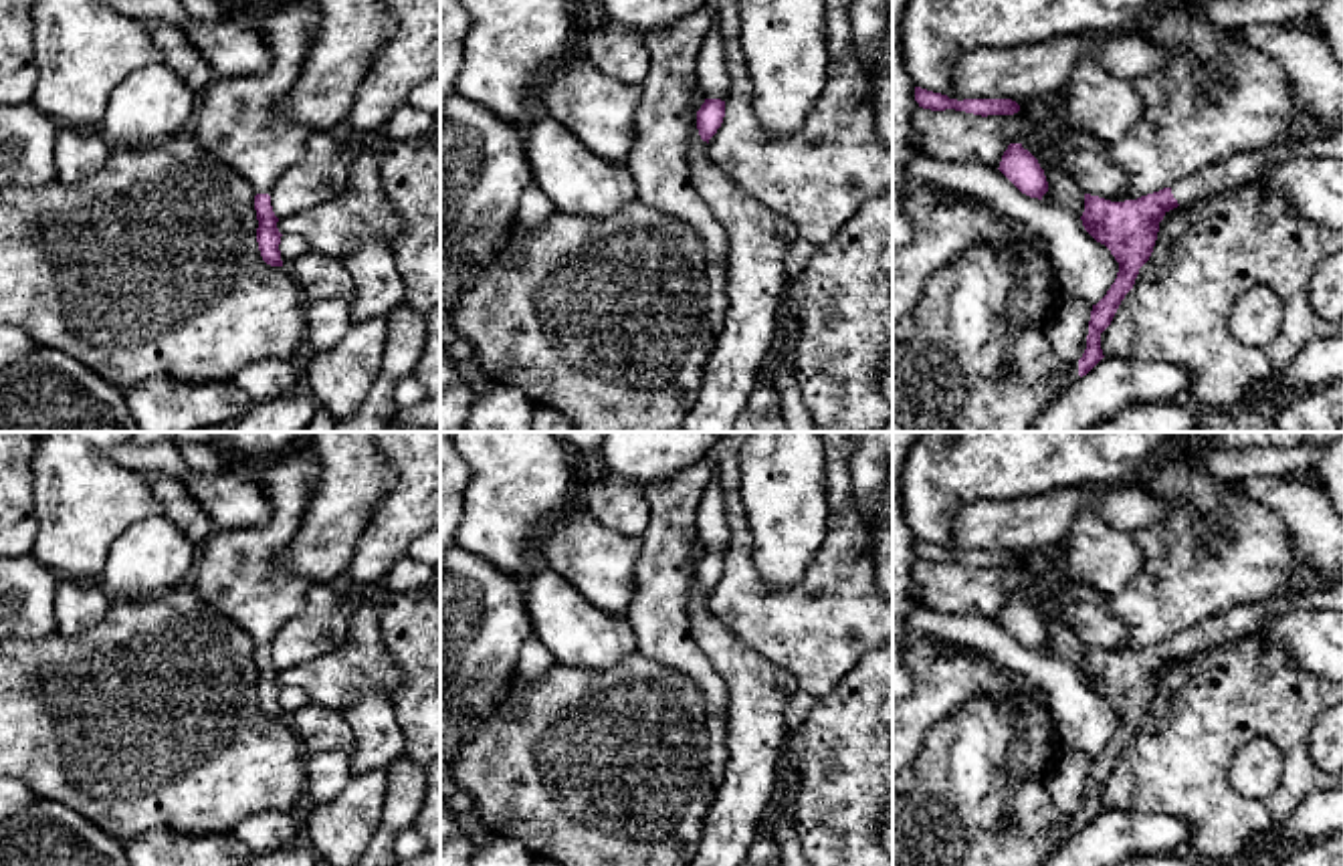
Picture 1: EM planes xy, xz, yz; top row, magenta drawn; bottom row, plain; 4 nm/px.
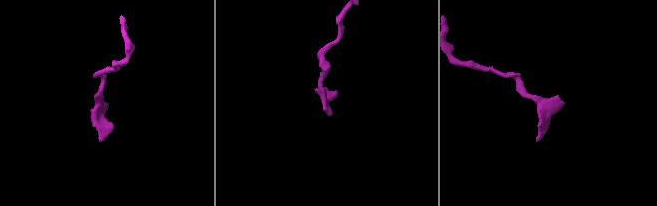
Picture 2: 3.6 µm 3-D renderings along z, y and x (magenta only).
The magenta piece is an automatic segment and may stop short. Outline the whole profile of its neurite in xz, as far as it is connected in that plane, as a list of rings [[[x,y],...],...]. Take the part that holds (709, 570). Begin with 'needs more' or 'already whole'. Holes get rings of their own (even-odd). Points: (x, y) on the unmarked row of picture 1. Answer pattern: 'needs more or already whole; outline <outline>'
already whole; outline [[[705,551],[701,561],[697,563],[697,581],[703,593],[717,585],[725,569],[725,553],[721,551]]]

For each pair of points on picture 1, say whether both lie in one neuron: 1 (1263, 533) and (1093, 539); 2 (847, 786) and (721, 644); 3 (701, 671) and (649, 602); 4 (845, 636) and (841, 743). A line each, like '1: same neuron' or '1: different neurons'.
1: different neurons
2: different neurons
3: same neuron
4: different neurons

